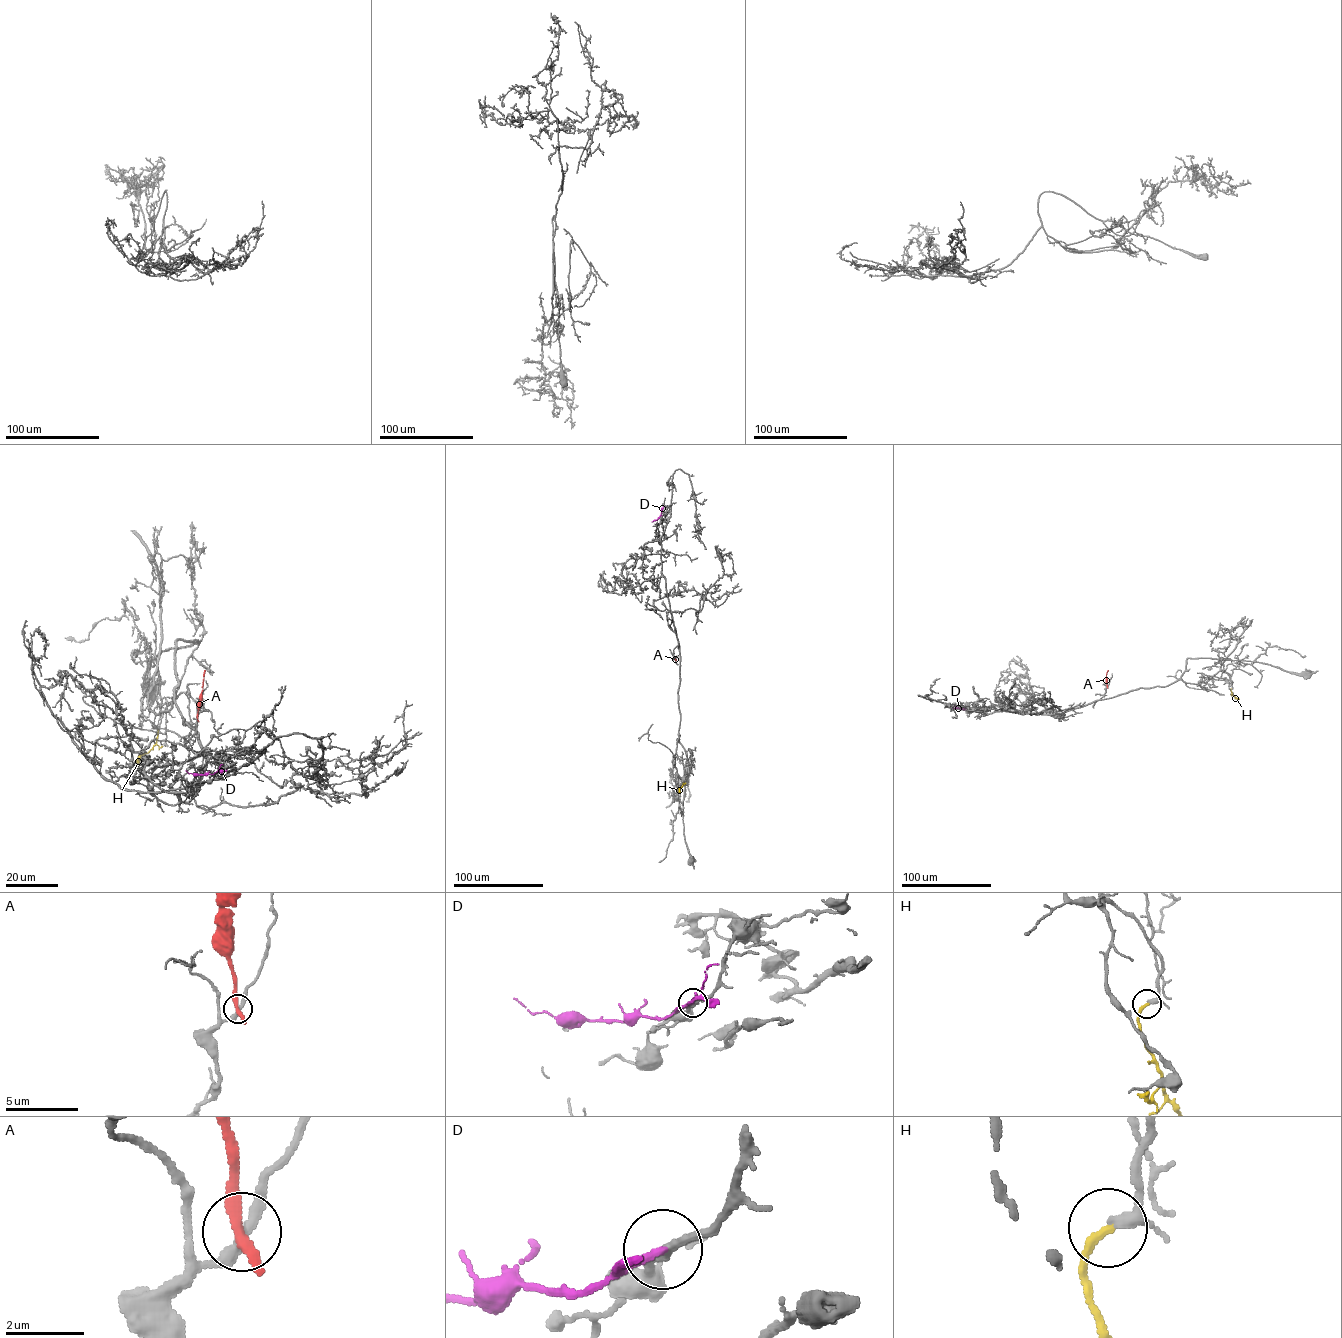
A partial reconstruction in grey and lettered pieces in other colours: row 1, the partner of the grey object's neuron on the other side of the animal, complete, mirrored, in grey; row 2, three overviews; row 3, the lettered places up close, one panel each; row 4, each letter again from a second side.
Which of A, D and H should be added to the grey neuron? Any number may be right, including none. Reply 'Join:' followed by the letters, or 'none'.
Join: H

